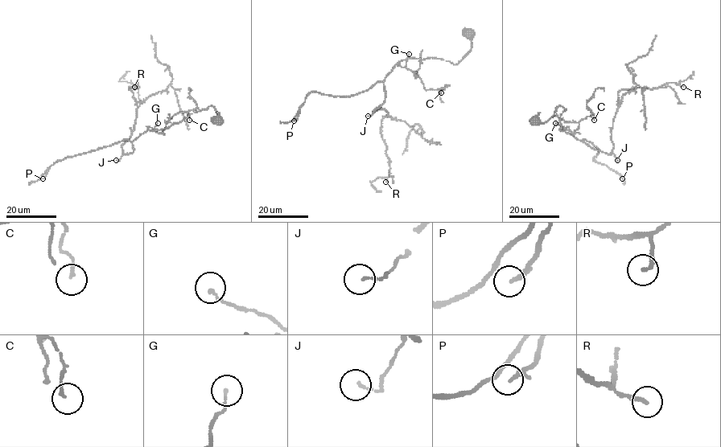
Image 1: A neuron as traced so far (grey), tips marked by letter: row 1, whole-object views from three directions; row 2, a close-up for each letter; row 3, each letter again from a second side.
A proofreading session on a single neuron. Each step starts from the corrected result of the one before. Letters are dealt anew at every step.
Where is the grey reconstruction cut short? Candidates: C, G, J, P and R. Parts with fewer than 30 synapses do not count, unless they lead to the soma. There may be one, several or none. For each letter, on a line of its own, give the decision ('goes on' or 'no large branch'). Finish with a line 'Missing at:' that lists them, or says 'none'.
C: no large branch
G: no large branch
J: no large branch
P: goes on
R: no large branch
Missing at: P

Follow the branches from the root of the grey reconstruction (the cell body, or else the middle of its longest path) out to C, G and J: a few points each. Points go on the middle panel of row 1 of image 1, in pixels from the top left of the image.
C: (468, 33), (471, 49), (455, 64), (433, 58), (399, 63), (426, 90), (441, 92)
G: (468, 33), (471, 49), (455, 64), (433, 58), (407, 58), (399, 63), (402, 67), (405, 66), (409, 54)
J: (468, 33), (471, 49), (455, 64), (433, 58), (401, 60), (384, 81), (385, 100), (368, 116)

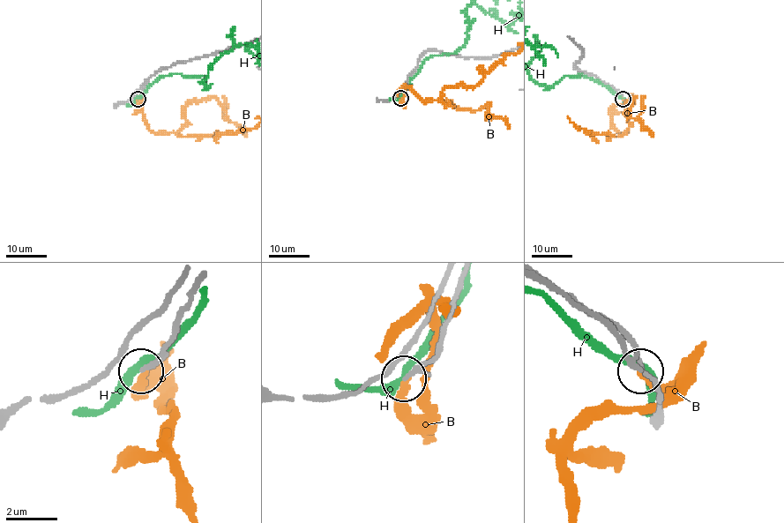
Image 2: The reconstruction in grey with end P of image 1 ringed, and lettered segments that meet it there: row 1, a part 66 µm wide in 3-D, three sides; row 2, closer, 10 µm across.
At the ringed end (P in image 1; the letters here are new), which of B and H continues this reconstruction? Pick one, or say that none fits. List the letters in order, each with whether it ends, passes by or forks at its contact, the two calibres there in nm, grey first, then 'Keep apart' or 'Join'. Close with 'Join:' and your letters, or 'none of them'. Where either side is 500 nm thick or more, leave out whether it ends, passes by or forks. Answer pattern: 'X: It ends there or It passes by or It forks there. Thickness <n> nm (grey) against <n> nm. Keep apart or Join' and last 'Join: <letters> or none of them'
B: It ends there. Thickness 240 nm (grey) against 260 nm. Keep apart
H: It passes by. Thickness 260 nm (grey) against 260 nm. Keep apart
Join: none of them

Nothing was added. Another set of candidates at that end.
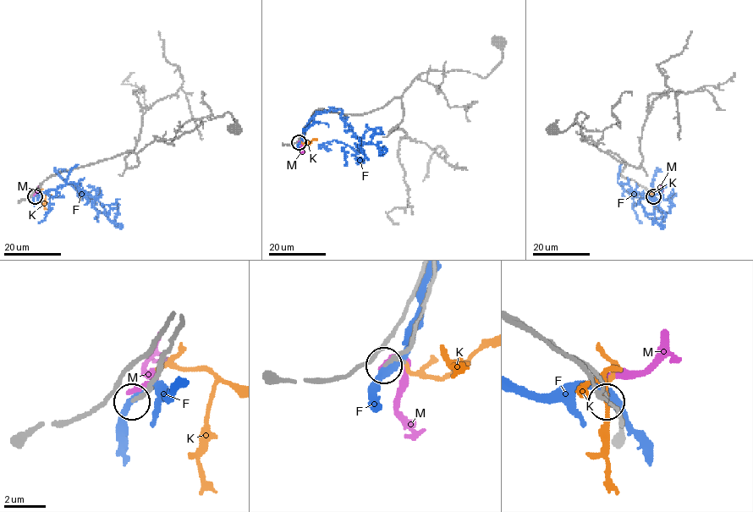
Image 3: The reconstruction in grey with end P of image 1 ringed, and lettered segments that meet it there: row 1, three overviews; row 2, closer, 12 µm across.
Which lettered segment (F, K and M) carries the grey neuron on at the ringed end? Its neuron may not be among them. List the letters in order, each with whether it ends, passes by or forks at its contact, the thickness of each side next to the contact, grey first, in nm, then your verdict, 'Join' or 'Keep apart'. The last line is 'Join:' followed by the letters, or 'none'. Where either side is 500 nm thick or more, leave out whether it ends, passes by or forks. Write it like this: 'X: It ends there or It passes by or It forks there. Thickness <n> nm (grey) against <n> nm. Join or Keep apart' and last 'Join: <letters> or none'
F: It passes by. Thickness 280 nm (grey) against 320 nm. Keep apart
K: It ends there. Thickness 300 nm (grey) against 170 nm. Keep apart
M: It passes by. Thickness 300 nm (grey) against 240 nm. Keep apart
Join: none

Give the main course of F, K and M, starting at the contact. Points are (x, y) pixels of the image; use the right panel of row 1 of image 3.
F: (652, 195), (629, 193), (621, 182), (653, 199), (662, 190), (656, 193), (651, 184), (658, 169), (661, 171)
K: (651, 195), (654, 192), (653, 209)
M: (651, 194), (656, 193), (662, 186)

